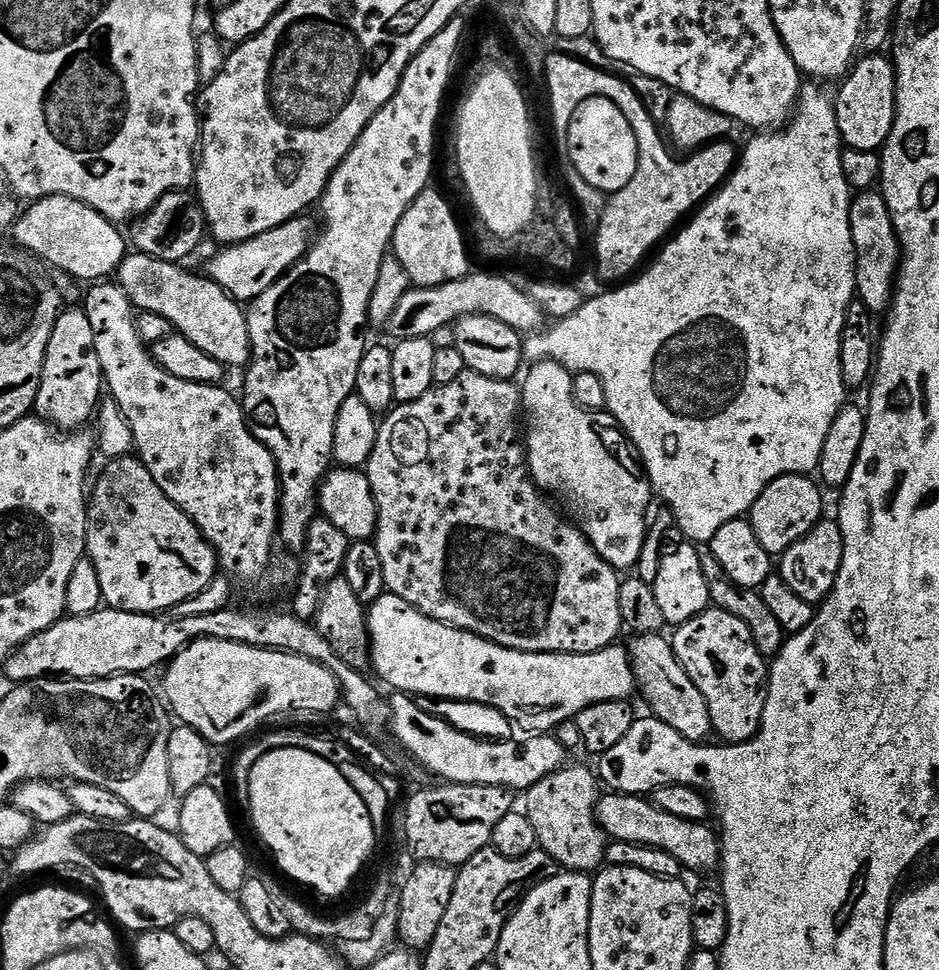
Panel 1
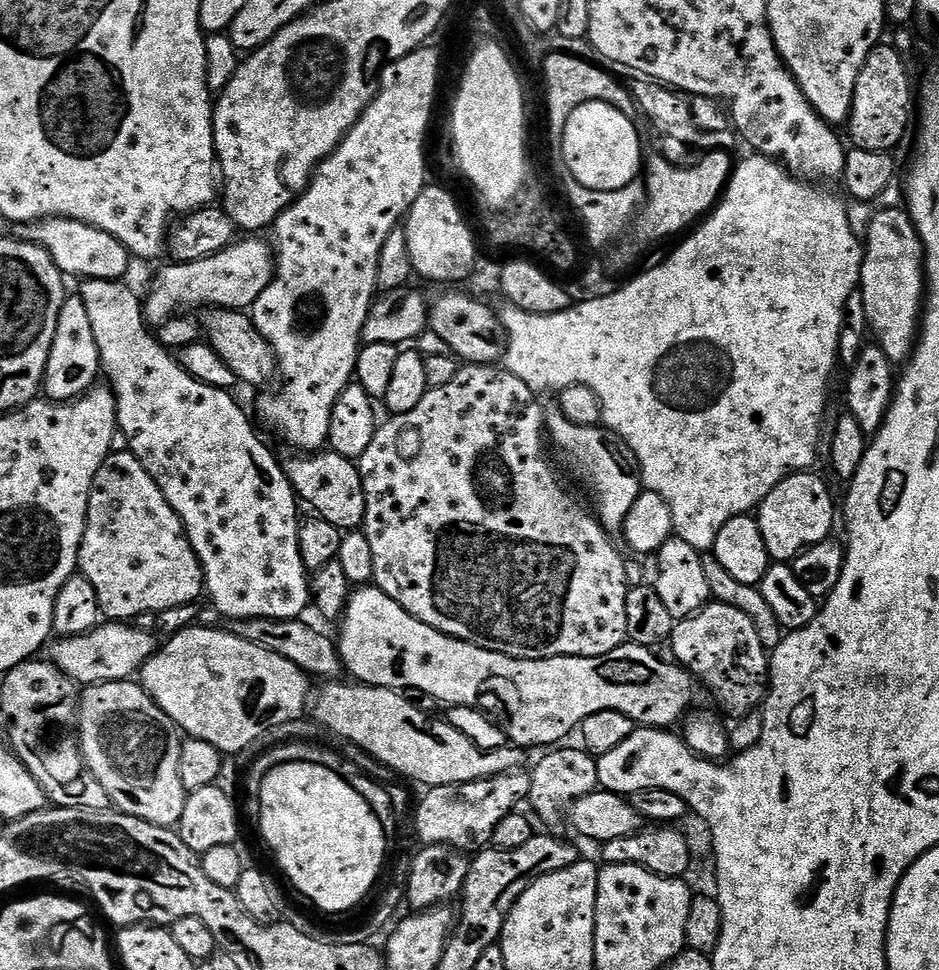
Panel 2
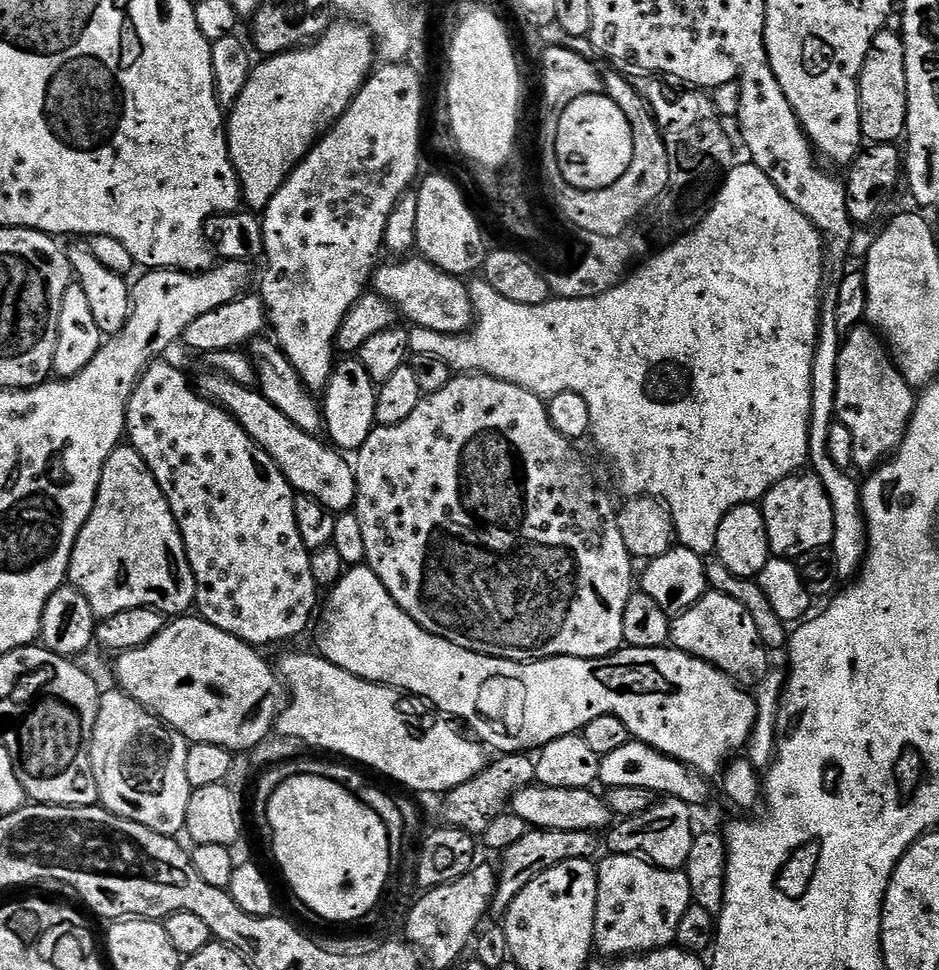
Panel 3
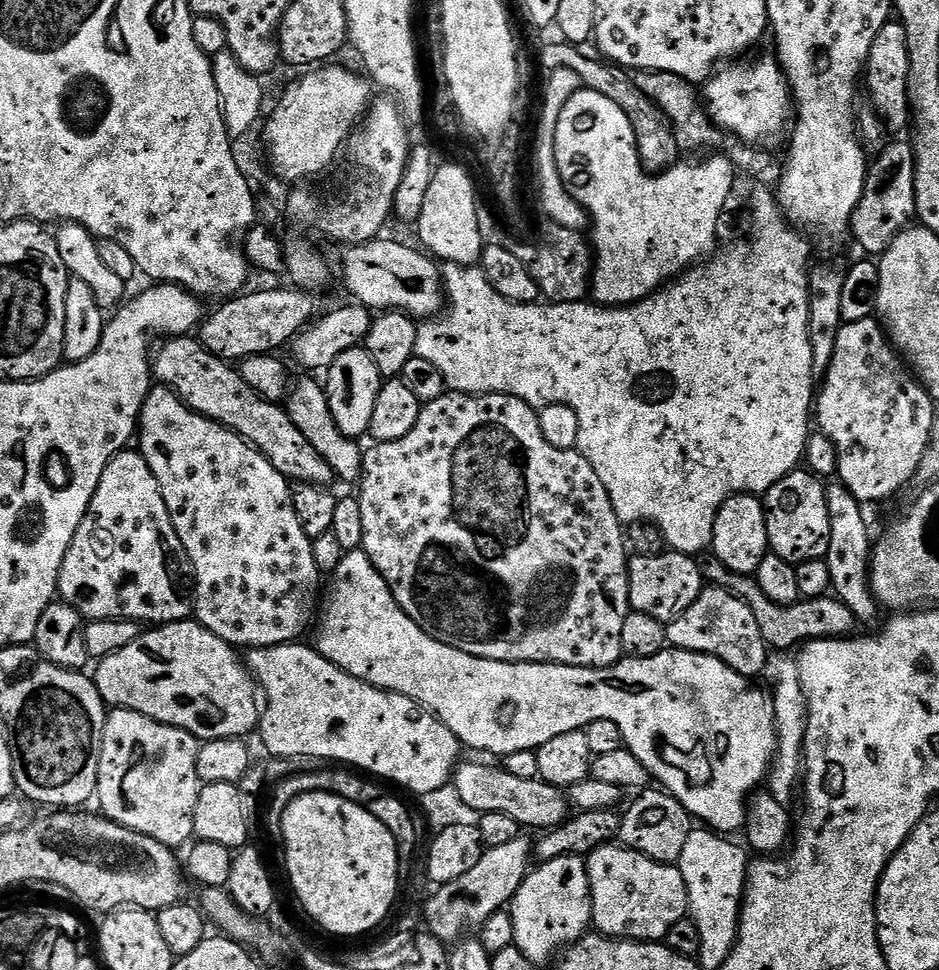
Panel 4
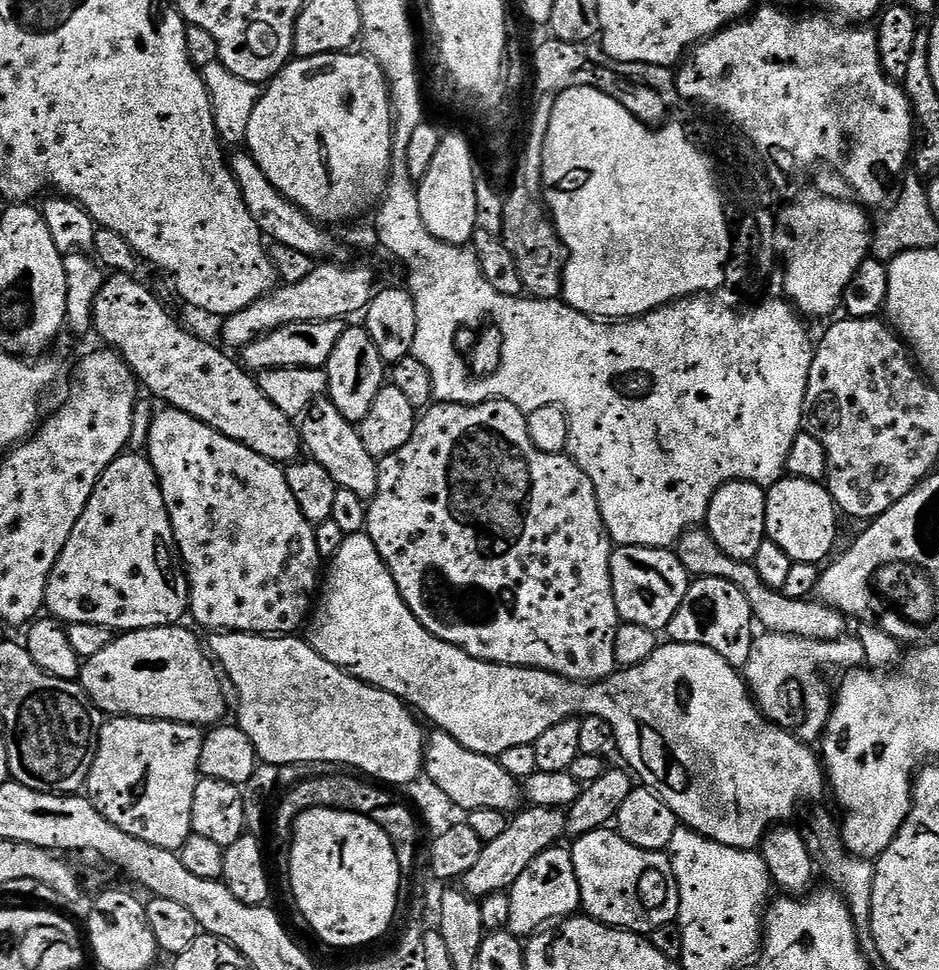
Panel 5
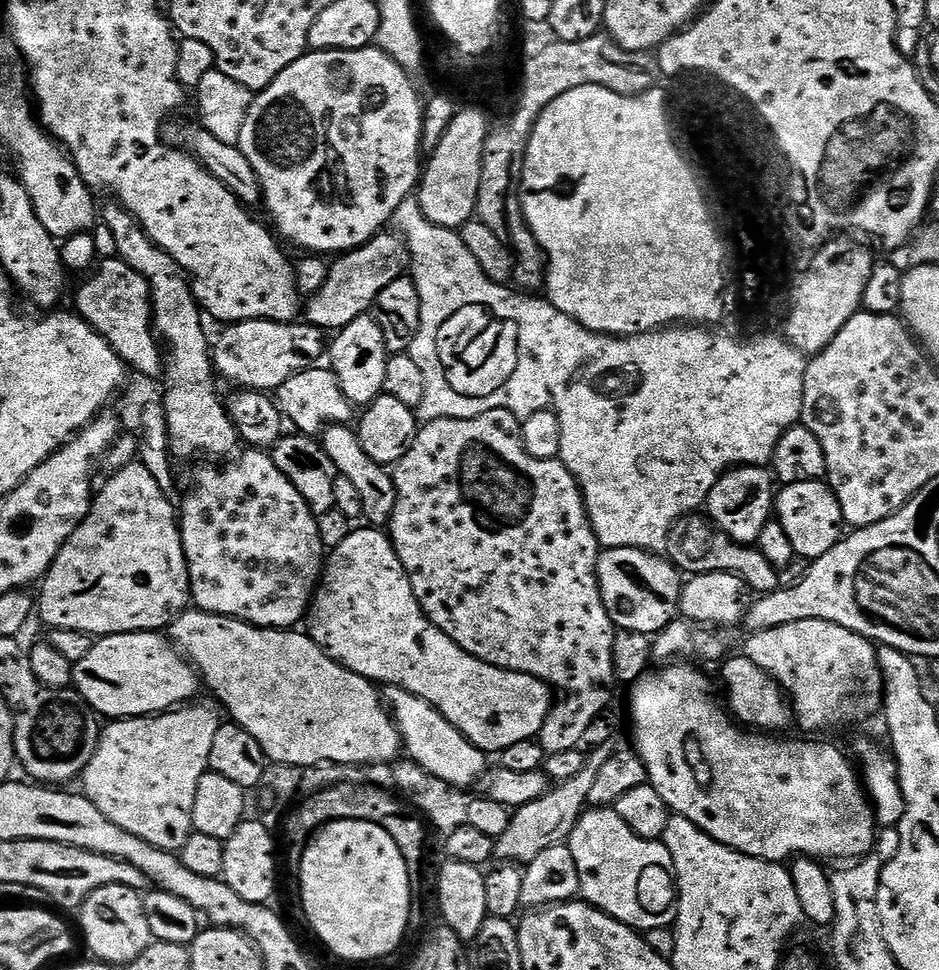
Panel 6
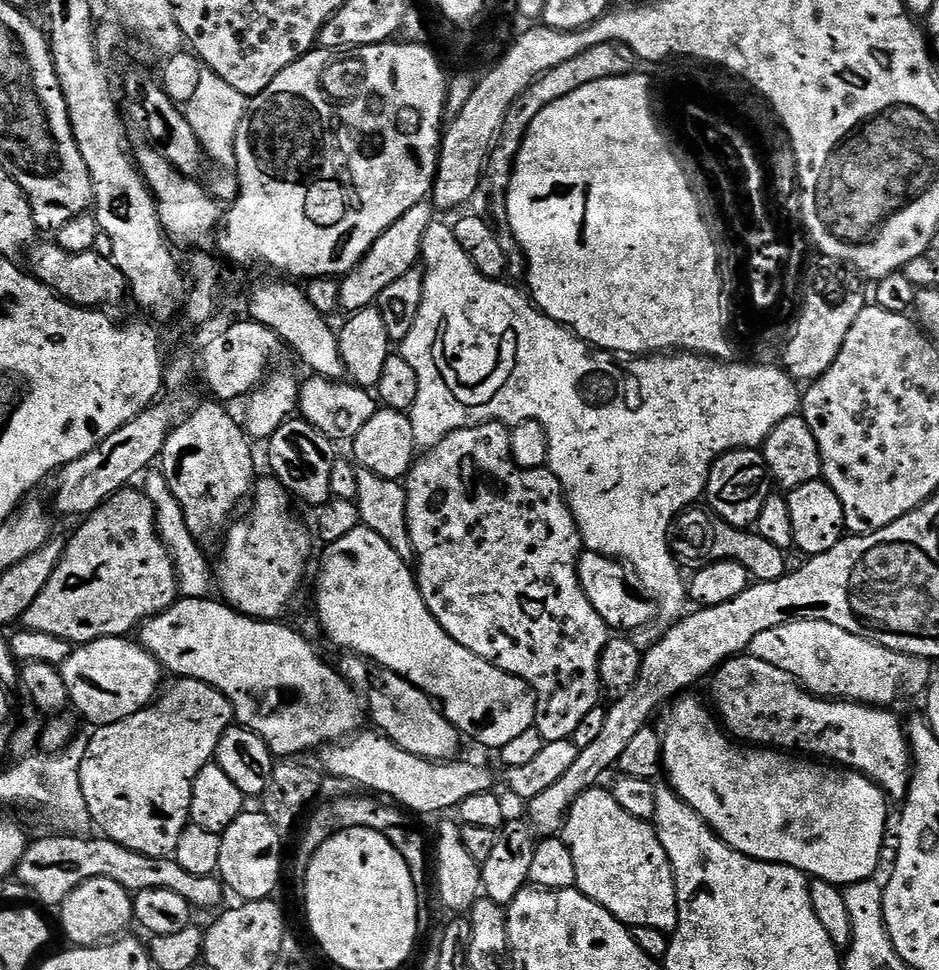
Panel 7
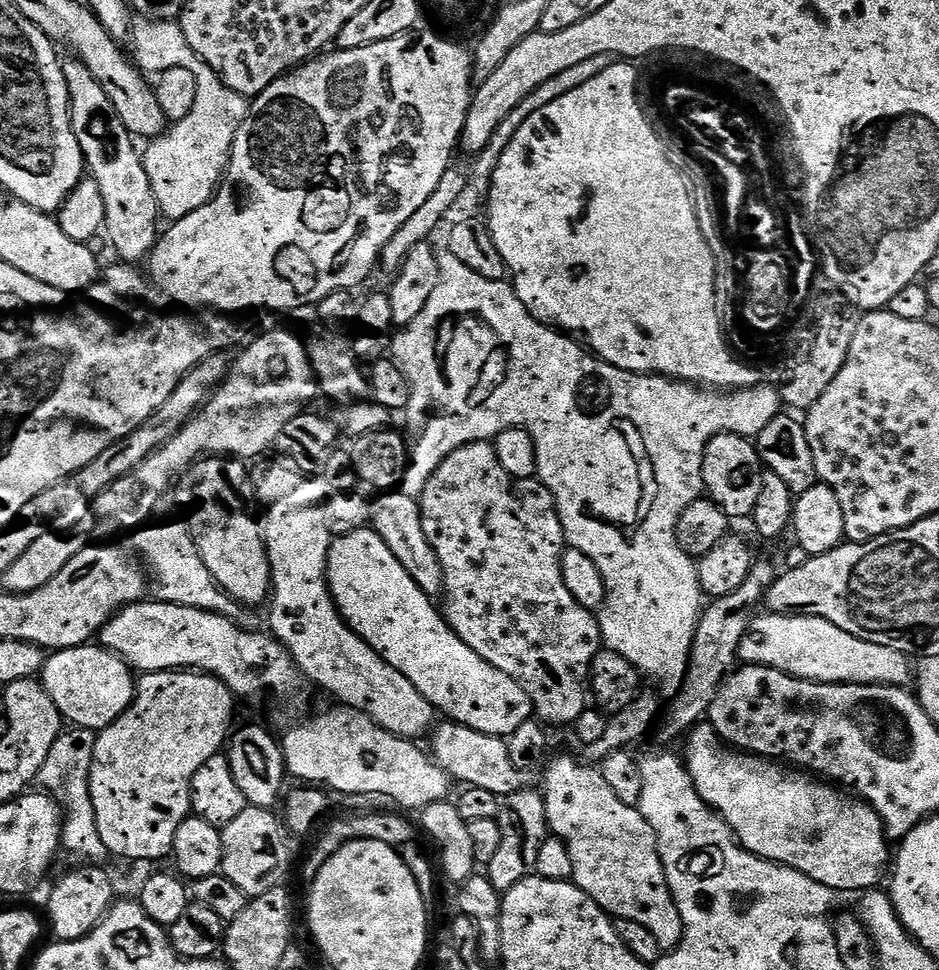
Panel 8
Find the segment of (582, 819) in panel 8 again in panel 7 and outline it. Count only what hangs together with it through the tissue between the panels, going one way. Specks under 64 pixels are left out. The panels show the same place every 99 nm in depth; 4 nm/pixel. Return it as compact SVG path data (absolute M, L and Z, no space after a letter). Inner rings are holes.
M597 786L583 792L568 811L568 821L564 824L562 839L570 850L570 858L574 858L576 887L583 896L589 896L591 900L598 902L598 906L602 906L615 920L629 929L650 926L662 933L671 934L680 922L680 915L676 901L676 883L666 850L649 821L626 814L626 810L618 806L615 795L611 791L603 792L602 789L603 787Z

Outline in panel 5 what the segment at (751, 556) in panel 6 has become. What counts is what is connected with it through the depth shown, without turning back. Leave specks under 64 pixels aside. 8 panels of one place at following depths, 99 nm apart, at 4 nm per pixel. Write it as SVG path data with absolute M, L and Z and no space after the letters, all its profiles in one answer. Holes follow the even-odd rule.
M693 526L685 530L680 535L680 539L676 541L674 551L682 562L682 566L686 566L689 577L722 578L726 582L738 586L738 590L742 590L742 594L746 594L746 602L750 602L750 610L755 623L759 627L761 624L761 629L787 636L802 636L811 640L838 640L845 635L846 617L843 612L839 612L837 608L832 608L819 599L795 600L784 596L781 589L771 588L758 576L758 570L755 569L752 562L730 558L730 554L723 552L718 546L718 542L714 542L707 527Z

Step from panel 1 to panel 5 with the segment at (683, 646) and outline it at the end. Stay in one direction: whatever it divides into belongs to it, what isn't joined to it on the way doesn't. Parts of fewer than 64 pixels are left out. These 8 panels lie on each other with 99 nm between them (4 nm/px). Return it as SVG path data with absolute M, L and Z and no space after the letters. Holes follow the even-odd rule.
M702 576L693 579L686 590L686 598L682 606L670 618L666 629L667 639L674 644L697 644L714 650L714 654L722 654L726 662L733 668L743 669L750 658L750 650L754 639L754 617L750 610L750 602L746 602L746 594L738 590L730 582L722 578Z

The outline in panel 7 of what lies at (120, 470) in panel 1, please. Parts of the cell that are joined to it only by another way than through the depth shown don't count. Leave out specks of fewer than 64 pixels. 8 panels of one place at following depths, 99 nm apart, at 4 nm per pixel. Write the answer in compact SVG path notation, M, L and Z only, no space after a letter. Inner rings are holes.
M129 486L123 492L111 496L83 521L72 541L67 541L60 564L54 570L50 582L38 594L34 606L26 610L22 624L29 632L50 634L67 640L73 646L83 646L107 636L127 637L128 631L139 629L144 621L159 616L171 608L178 599L176 567L168 547L160 540L156 528L156 508L147 492Z

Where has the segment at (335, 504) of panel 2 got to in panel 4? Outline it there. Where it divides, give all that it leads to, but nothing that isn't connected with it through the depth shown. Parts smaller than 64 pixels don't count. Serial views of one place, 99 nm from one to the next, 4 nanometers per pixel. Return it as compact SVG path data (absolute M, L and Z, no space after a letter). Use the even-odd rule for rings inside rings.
M191 335L174 336L163 341L160 353L154 356L154 376L163 387L172 389L188 407L217 420L225 428L244 437L262 453L289 481L328 486L333 483L332 467L306 442L306 434L294 426L287 411L279 403L264 400L236 372L229 361L204 347Z

